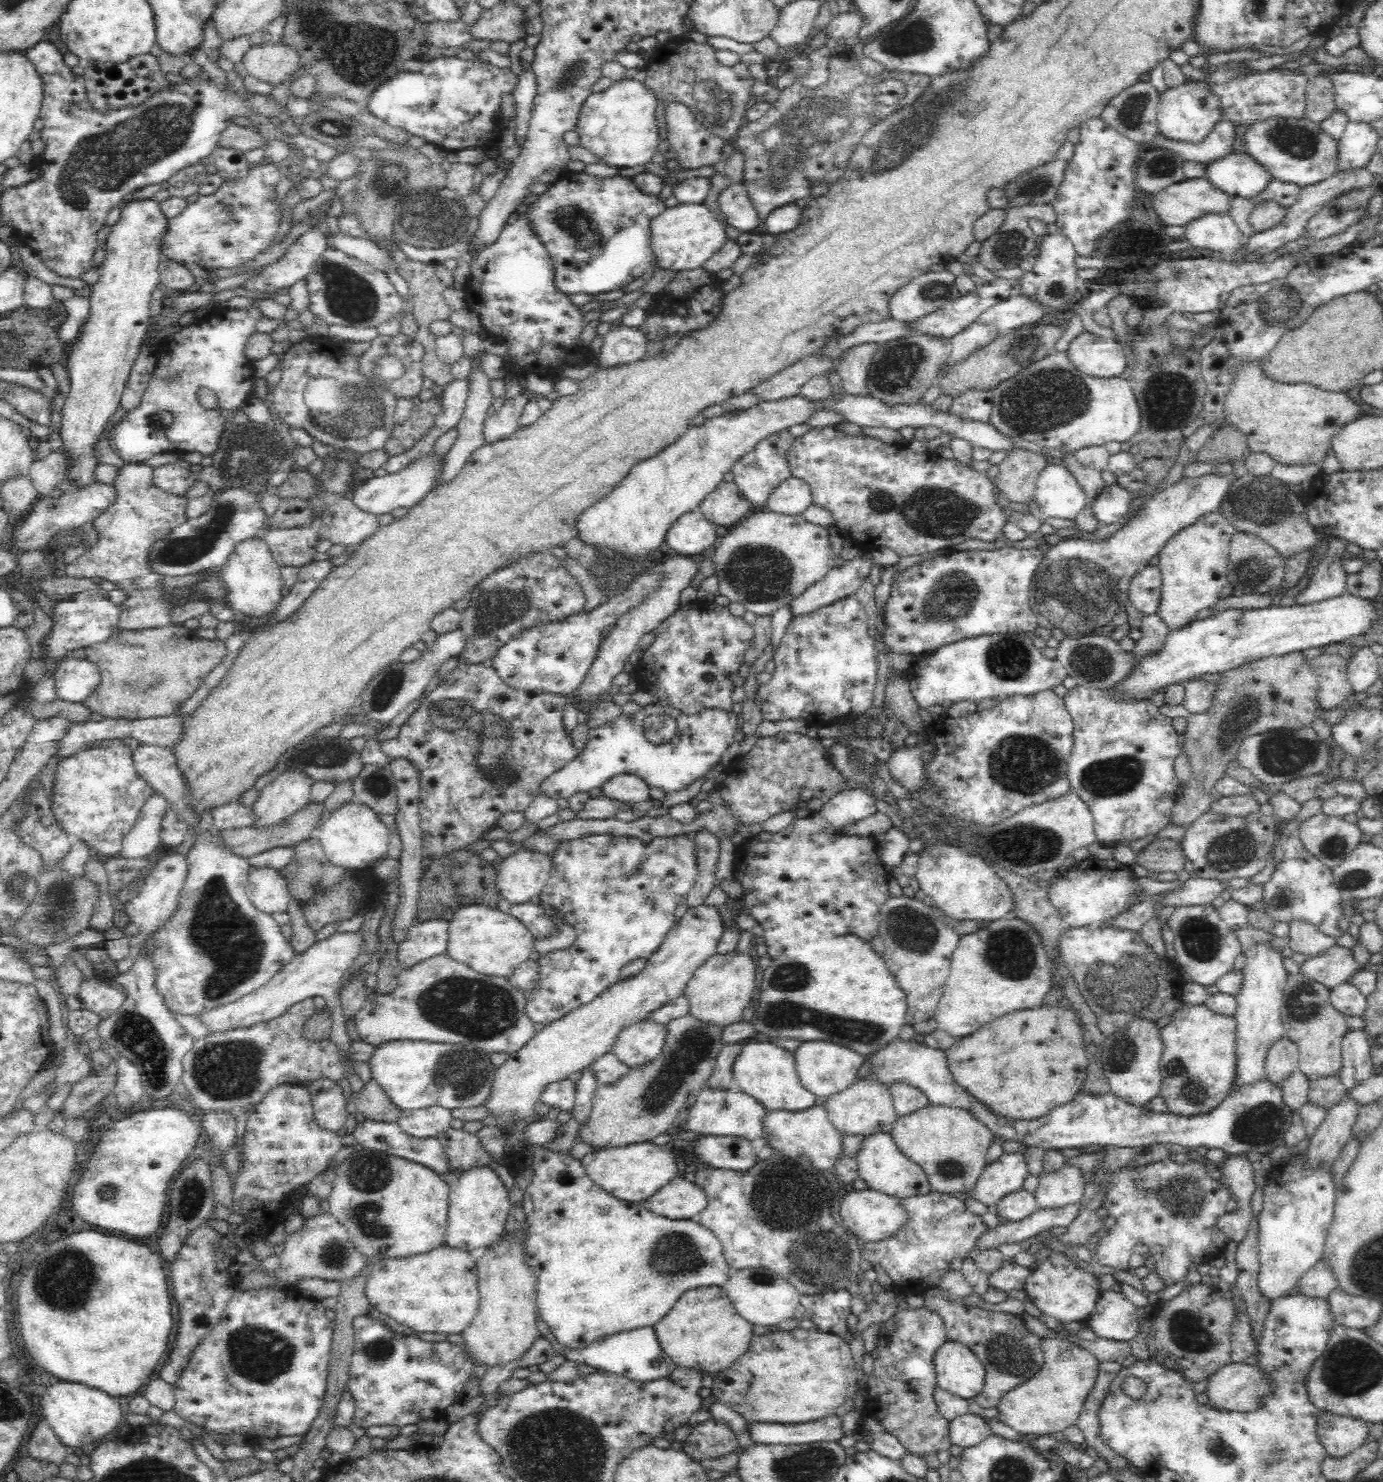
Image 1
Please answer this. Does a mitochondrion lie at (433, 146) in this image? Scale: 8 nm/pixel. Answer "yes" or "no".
no

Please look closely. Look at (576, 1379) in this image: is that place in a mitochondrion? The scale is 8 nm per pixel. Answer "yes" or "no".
no

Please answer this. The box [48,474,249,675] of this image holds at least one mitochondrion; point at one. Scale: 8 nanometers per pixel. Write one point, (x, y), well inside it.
(184, 549)

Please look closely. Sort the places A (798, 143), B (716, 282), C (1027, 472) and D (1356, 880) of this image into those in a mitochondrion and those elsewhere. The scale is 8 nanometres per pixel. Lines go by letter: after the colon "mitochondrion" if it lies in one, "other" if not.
A: mitochondrion
B: other
C: other
D: mitochondrion

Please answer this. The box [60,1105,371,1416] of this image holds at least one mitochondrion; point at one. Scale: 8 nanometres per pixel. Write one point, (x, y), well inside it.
(261, 1354)

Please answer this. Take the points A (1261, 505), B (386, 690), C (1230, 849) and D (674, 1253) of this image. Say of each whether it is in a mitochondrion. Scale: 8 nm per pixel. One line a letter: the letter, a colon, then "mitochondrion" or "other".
A: mitochondrion
B: mitochondrion
C: mitochondrion
D: mitochondrion

